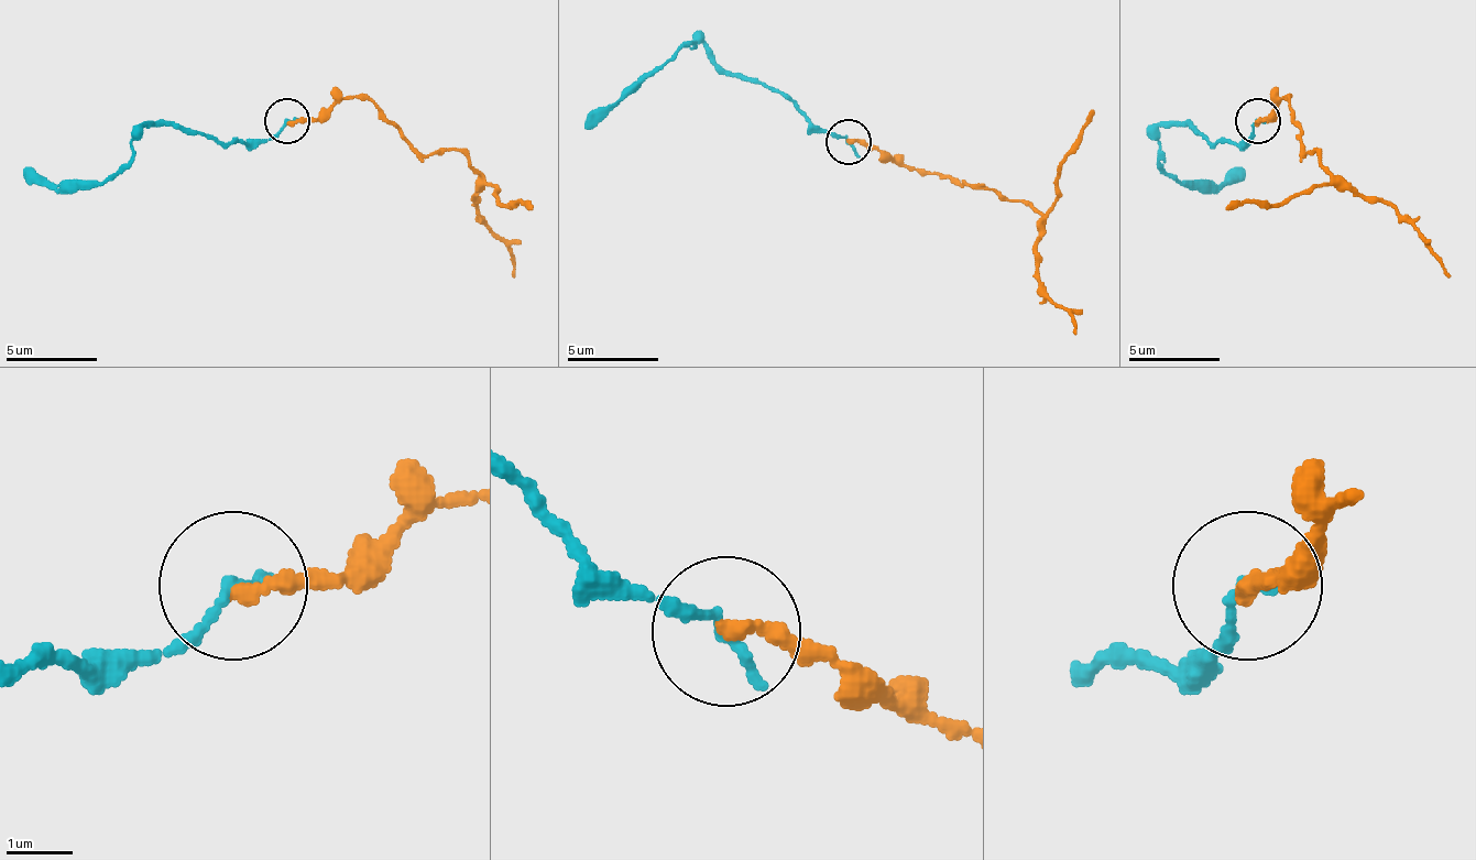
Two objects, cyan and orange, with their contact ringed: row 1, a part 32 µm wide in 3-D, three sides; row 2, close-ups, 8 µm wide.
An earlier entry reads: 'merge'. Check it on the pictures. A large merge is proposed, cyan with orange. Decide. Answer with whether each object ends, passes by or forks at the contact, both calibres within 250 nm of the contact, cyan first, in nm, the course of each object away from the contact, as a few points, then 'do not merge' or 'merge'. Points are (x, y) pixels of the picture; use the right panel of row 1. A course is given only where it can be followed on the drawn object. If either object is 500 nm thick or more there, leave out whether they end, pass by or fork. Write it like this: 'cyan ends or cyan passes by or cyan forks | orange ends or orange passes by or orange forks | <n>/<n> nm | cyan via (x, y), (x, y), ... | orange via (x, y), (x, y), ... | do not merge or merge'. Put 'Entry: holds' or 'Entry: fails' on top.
Entry: holds
cyan ends | orange ends | 190/260 nm | cyan via (1258, 122), (1245, 140), (1213, 144), (1195, 127), (1159, 131), (1159, 163), (1177, 181), (1227, 186), (1245, 167) | orange via (1258, 122), (1290, 99), (1304, 154), (1318, 150), (1331, 172), (1395, 208), (1450, 276) | merge

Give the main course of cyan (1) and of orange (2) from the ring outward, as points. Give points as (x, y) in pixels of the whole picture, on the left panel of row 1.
1: (288, 122), (257, 140), (225, 144), (175, 127), (139, 131), (124, 163), (107, 181), (43, 186), (25, 167)
2: (288, 122), (370, 99), (419, 154), (466, 159), (479, 172), (474, 208), (506, 245), (511, 276)

